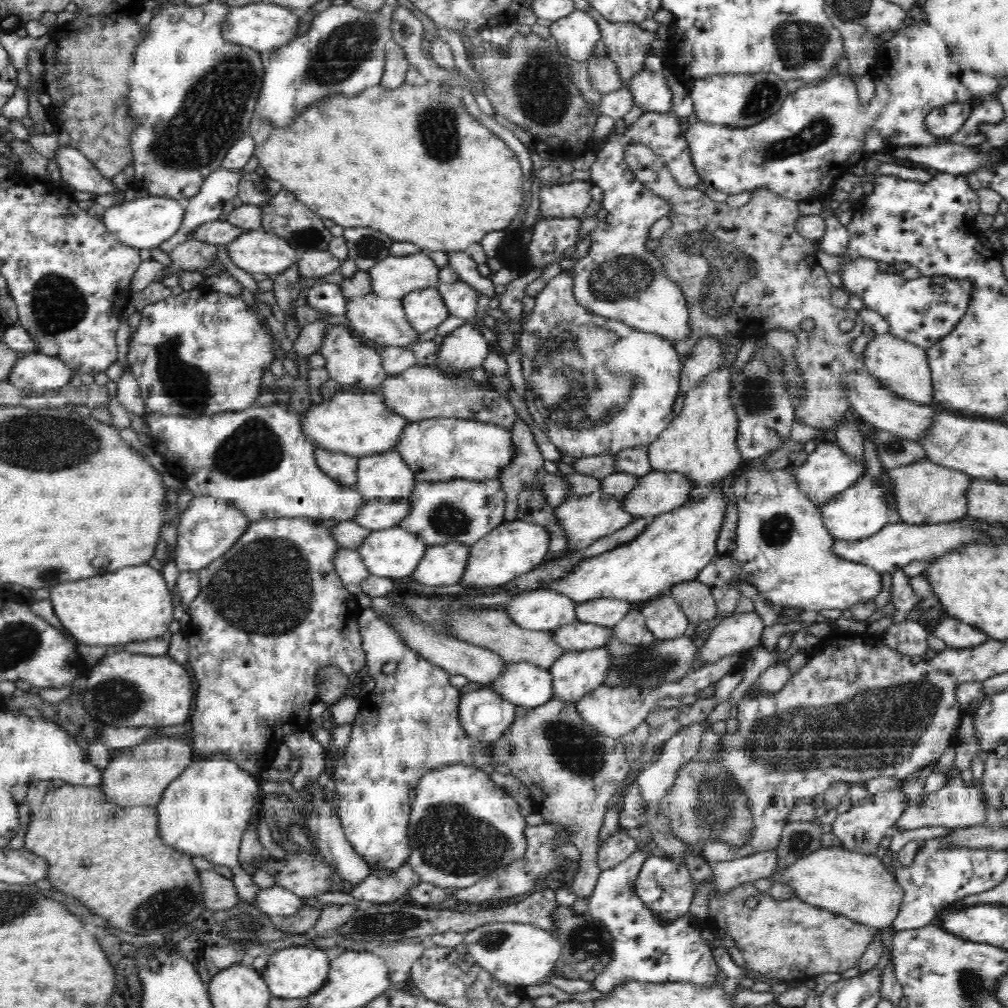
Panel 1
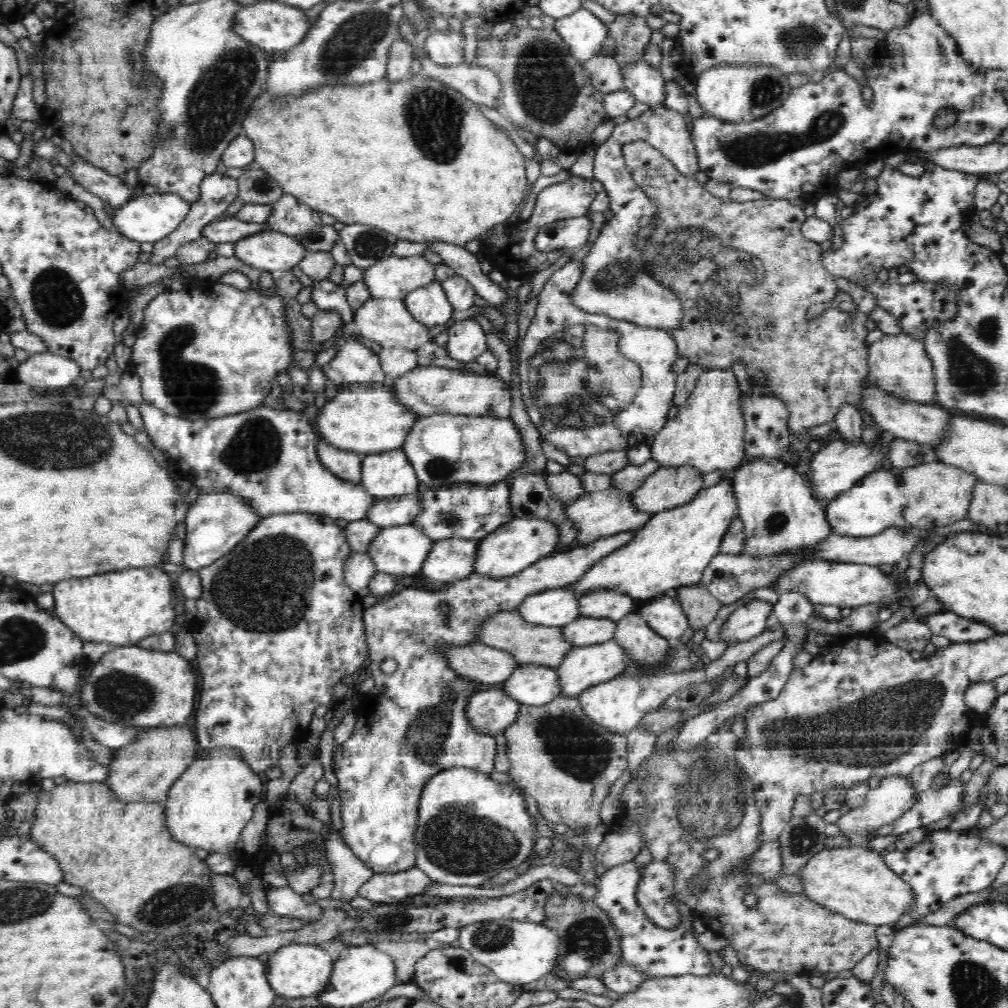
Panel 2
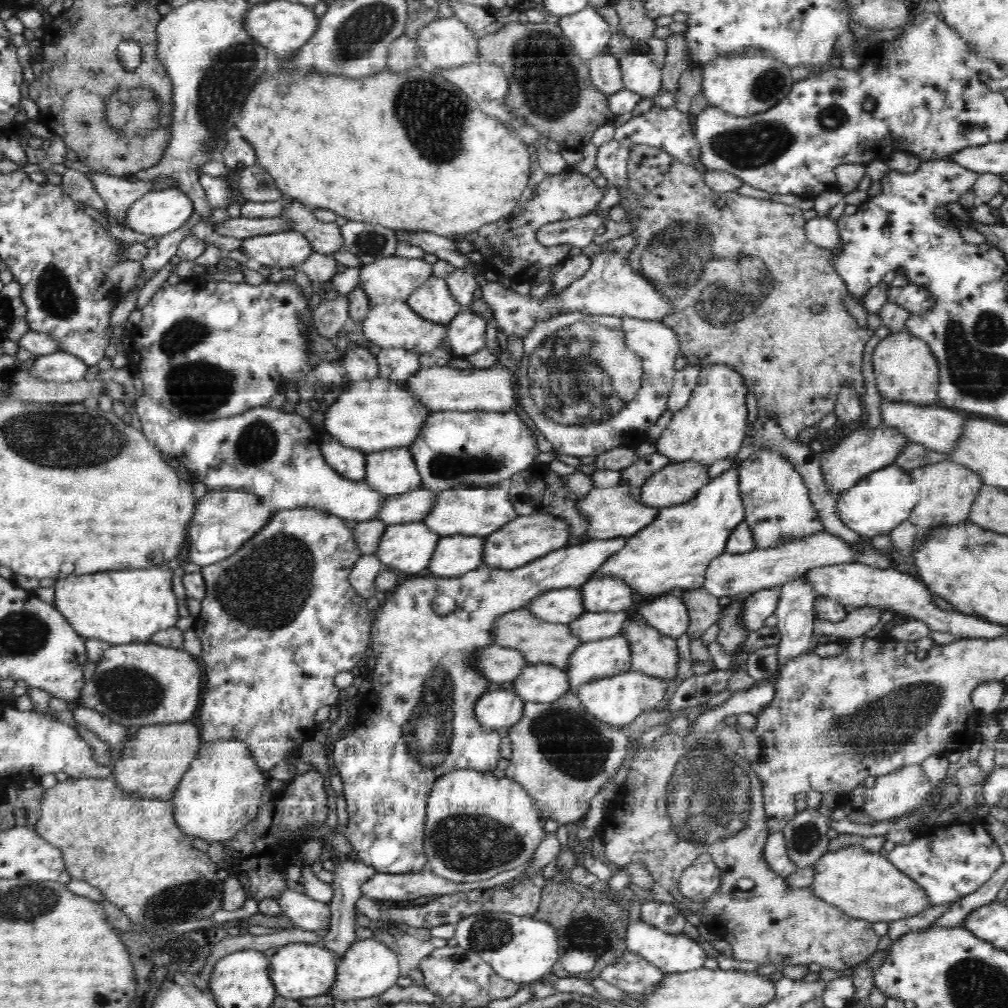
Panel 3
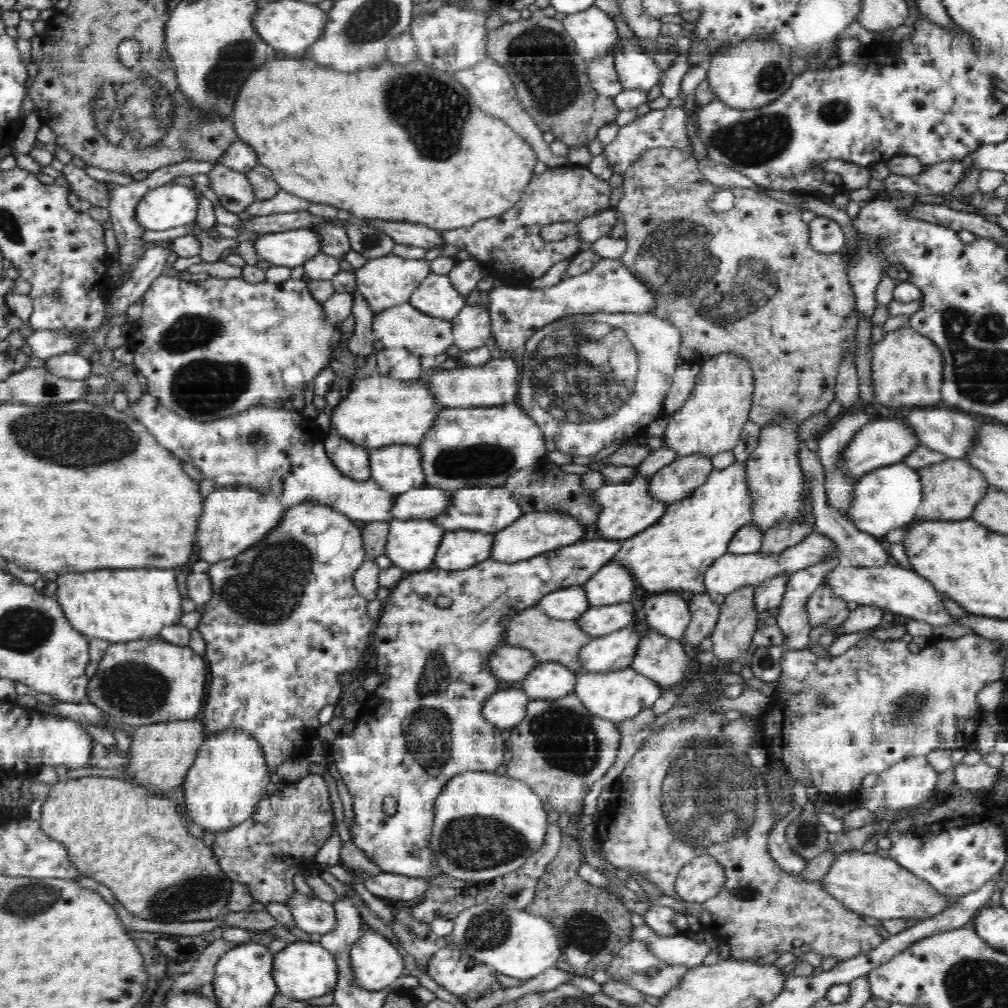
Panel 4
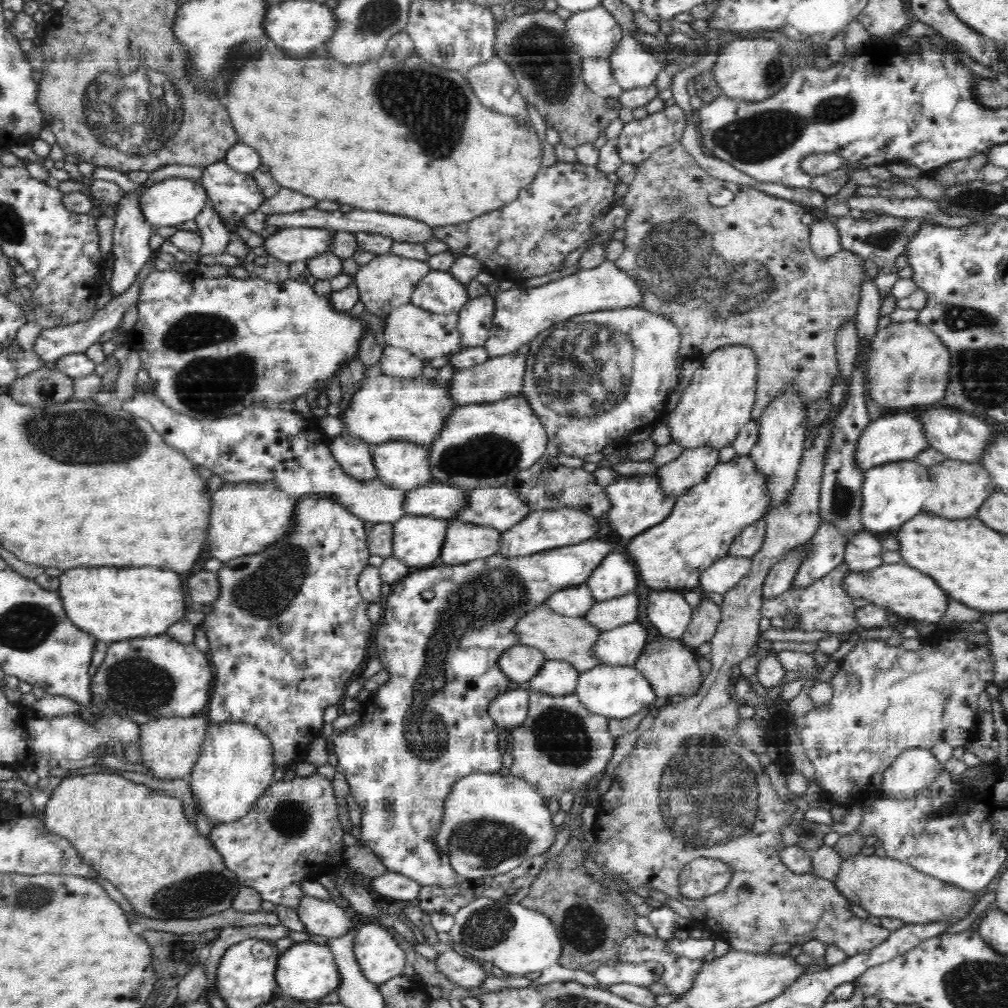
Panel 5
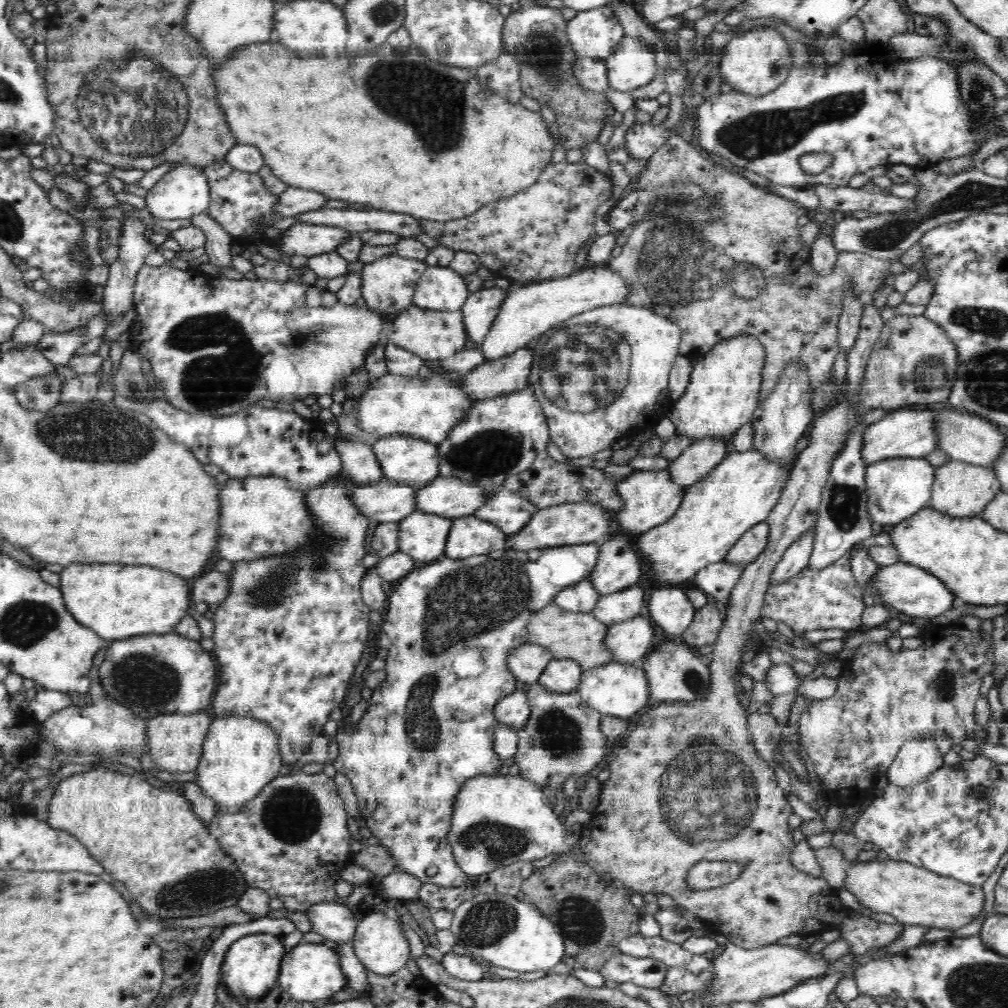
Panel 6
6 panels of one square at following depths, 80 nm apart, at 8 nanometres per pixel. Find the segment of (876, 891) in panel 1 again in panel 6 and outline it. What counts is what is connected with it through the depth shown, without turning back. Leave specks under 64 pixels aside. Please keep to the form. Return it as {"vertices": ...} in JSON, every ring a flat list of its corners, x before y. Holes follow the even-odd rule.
{"vertices":[[858,860,848,863,845,869,846,877,843,887,856,896,859,904,869,908,872,912,882,912,892,915,904,926,924,926,926,929,960,929,970,924,984,906,984,892,982,886,975,883,960,882,950,876,936,874,924,867,914,866,909,862,886,860,860,862]]}

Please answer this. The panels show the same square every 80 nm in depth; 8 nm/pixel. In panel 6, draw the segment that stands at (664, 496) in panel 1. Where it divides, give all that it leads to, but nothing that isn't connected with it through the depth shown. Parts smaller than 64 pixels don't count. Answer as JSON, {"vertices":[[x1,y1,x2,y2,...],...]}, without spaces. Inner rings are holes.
{"vertices":[[713,435,712,438,692,443,667,466,672,479,687,488,706,478,706,475,727,456,727,439,724,435]]}

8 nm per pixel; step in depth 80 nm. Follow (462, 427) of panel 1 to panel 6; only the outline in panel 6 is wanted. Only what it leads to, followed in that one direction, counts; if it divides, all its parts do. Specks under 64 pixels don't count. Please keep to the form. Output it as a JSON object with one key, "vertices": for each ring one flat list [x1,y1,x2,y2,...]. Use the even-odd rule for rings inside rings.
{"vertices":[[529,385,494,398,475,400,462,424,452,429,439,443,439,476,466,479,494,489,502,488,508,476,528,470,534,458,550,442,547,418]]}

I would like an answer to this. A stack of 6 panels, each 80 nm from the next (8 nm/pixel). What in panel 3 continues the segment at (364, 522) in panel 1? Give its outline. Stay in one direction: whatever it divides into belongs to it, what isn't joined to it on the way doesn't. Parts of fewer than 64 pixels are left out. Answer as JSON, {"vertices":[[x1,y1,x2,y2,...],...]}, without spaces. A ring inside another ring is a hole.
{"vertices":[[423,487,388,497,378,518,387,525,421,521,434,509,436,497,438,493]]}

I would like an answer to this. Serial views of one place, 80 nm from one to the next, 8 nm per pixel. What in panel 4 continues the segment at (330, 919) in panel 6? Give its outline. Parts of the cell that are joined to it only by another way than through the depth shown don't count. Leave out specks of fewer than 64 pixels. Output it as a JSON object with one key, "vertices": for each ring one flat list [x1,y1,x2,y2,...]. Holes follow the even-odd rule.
{"vertices":[[296,892,290,902,286,902,296,927,306,933,326,934,339,928,339,919,332,903,323,899]]}

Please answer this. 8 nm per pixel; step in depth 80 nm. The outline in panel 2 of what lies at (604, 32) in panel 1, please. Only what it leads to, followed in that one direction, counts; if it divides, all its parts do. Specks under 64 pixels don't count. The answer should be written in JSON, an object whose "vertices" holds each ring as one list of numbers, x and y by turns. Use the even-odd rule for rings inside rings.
{"vertices":[[622,14,607,24,608,34,616,44,613,57,625,66,629,61,644,56,646,46,650,44,652,29,646,24,646,16]]}

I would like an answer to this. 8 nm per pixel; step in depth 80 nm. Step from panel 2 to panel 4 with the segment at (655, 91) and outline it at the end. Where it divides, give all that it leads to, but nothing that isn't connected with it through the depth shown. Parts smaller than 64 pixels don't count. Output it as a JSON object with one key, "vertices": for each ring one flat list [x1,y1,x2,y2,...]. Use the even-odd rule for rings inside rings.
{"vertices":[[628,39,621,49,614,48,613,64,621,85,626,90,650,91,661,81,660,67,646,51]]}

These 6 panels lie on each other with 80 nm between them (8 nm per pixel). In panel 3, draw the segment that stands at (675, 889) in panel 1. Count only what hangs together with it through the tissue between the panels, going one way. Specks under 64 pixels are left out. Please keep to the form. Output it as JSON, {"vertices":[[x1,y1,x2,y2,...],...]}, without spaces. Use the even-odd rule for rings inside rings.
{"vertices":[[646,900,641,903,641,919,666,934,683,933,687,923,674,905]]}

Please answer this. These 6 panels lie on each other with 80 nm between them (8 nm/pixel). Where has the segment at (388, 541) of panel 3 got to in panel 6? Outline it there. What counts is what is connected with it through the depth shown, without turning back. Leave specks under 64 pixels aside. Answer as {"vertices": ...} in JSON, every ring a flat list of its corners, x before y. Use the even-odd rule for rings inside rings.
{"vertices":[[415,510,399,521,398,551,416,560,418,565,442,558,454,520]]}

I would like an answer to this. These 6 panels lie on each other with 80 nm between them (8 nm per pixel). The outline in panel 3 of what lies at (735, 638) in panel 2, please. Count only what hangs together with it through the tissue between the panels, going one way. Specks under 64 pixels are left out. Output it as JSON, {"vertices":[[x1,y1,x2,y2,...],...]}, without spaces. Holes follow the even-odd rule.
{"vertices":[[773,587,762,588,743,602,743,622,746,622,747,632,759,631,764,626,764,620,775,613,779,596]]}

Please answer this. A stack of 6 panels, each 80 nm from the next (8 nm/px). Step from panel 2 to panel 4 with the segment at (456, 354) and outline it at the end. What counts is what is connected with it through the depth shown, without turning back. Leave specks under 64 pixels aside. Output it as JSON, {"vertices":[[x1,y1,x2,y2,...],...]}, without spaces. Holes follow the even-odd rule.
{"vertices":[[466,305,452,320,452,330,455,335,453,353,480,348,486,344,486,340,491,336,491,312,482,306]]}

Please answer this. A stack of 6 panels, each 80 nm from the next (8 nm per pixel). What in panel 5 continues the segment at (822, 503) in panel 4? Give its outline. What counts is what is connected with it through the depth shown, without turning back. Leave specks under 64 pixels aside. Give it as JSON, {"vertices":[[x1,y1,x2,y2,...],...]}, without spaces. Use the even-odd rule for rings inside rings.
{"vertices":[[856,531,845,540,845,562,854,572,864,572,884,564,882,541,868,531]]}

